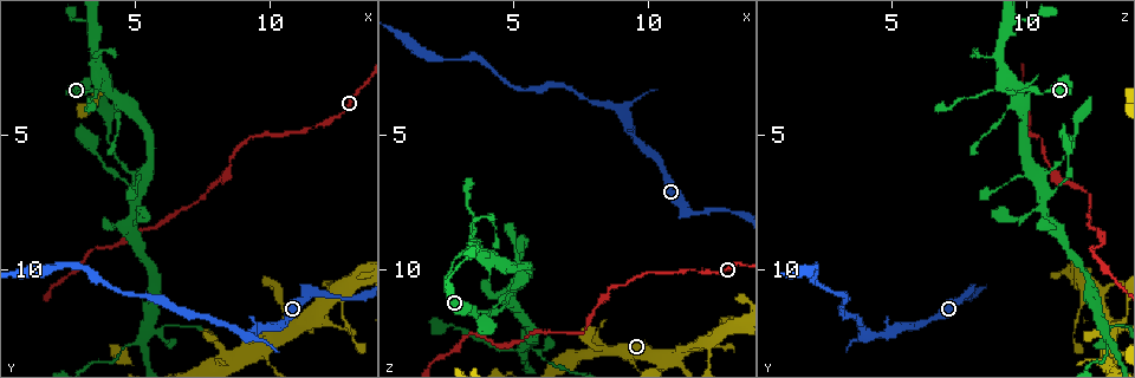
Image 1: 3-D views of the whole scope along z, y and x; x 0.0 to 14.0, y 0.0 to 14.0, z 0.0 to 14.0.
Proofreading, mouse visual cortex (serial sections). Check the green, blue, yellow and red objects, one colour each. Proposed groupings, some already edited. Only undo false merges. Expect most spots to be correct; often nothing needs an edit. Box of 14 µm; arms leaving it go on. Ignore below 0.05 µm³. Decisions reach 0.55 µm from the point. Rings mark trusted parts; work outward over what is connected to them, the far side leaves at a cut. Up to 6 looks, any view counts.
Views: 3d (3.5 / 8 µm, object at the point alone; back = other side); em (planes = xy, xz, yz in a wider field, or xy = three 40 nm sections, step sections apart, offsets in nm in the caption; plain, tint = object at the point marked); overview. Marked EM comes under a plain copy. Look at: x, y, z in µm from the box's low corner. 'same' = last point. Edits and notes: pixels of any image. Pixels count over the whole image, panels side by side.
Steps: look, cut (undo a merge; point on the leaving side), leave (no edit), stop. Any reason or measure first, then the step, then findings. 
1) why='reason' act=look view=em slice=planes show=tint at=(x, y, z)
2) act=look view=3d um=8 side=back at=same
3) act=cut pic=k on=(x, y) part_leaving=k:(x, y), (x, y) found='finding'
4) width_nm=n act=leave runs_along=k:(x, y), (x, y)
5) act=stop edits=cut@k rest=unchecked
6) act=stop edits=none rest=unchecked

why='sharp bend' act=look view=3d um=8 at=(9.1, 12.4, 4.2)

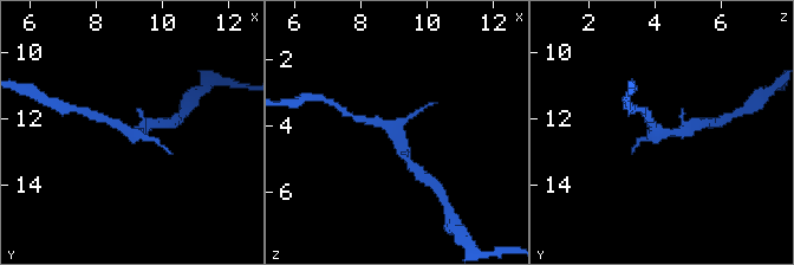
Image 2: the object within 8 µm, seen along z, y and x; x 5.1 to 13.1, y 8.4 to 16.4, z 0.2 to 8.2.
act=look view=3d um=3.5 at=(9.1, 12.4, 4.2)

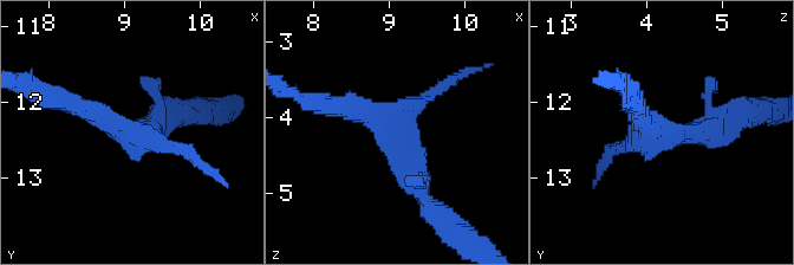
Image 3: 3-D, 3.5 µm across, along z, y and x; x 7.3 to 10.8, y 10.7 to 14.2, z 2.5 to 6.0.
act=leave runs_along=3:(425, 200), (396, 136), (327, 103) found='continuous, no second cell'

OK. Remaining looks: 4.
act=look view=3d um=3.5 at=(3.6, 3.0, 9.2)

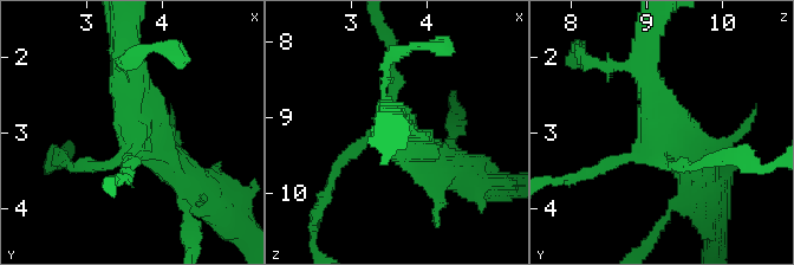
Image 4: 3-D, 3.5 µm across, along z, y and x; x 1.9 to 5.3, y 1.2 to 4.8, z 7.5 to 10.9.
arms=4 arm_widths_nm=150,150,400,450 act=look view=em slice=xy step=3 show=tint at=(3.70, 3.05, 9.25)

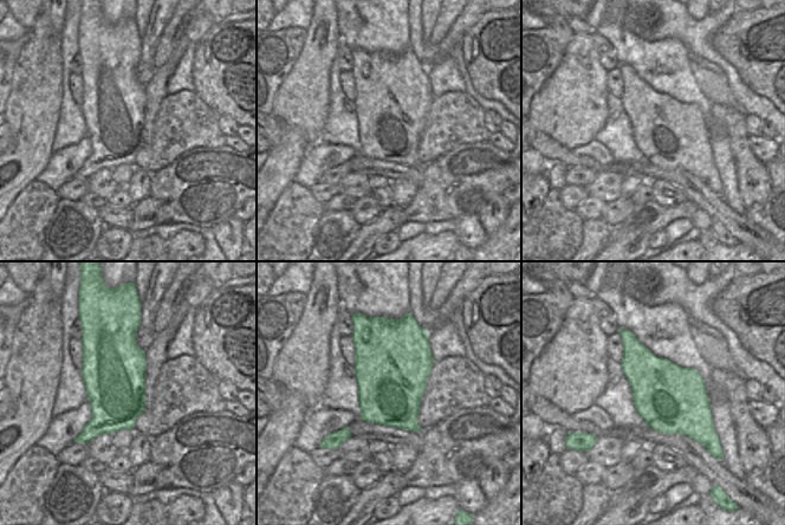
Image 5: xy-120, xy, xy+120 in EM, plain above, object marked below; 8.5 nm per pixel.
act=look view=em slice=xy step=1 show=tint at=same

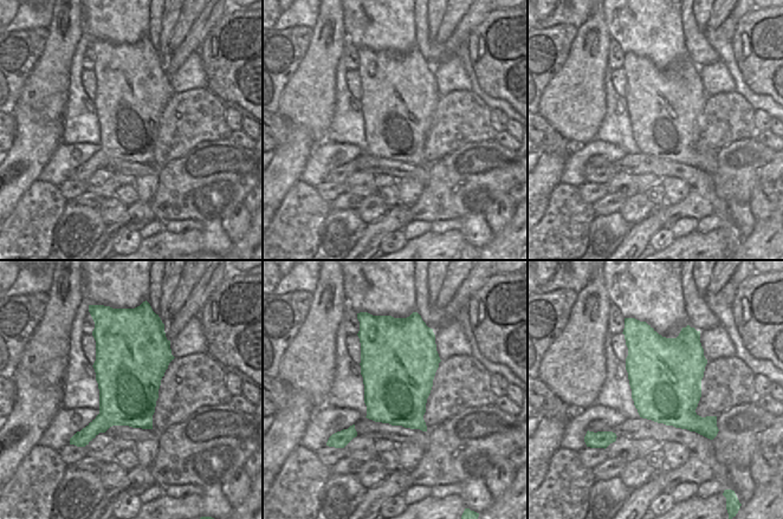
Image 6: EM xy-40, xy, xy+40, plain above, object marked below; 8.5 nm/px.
act=leave runs_along=4:(76, 168), (112, 165), (148, 140), (192, 183) found='all the same cell'

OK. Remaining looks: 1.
act=stop edits=none rest=unchecked

